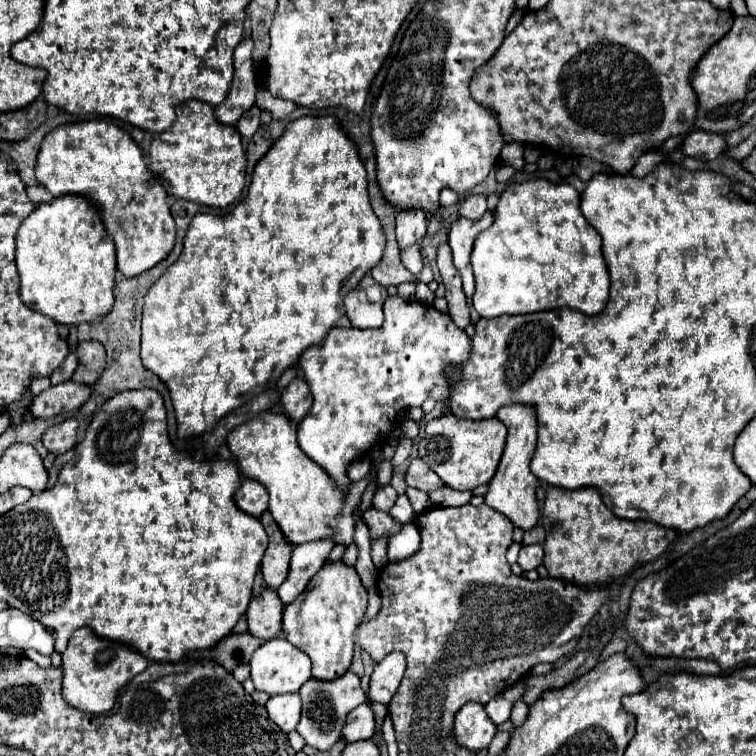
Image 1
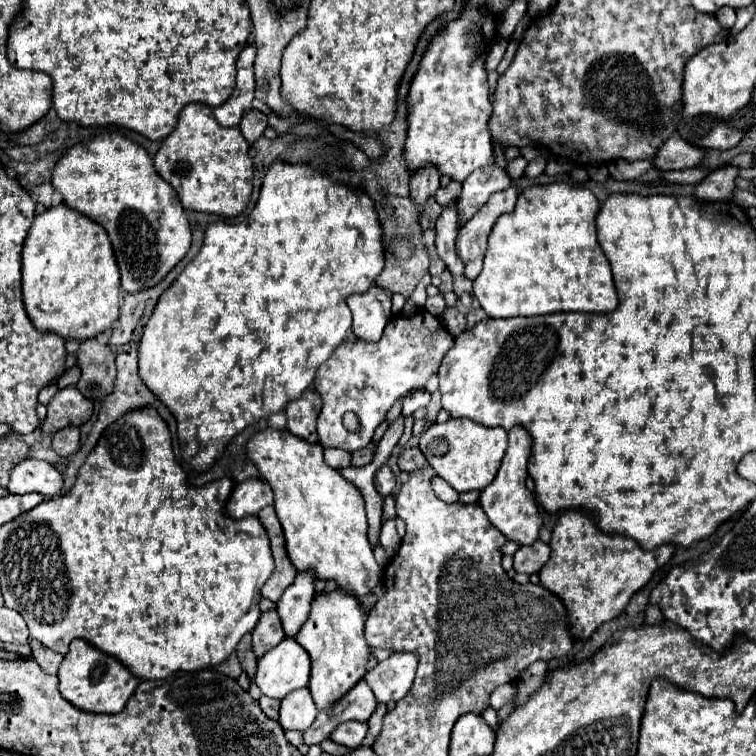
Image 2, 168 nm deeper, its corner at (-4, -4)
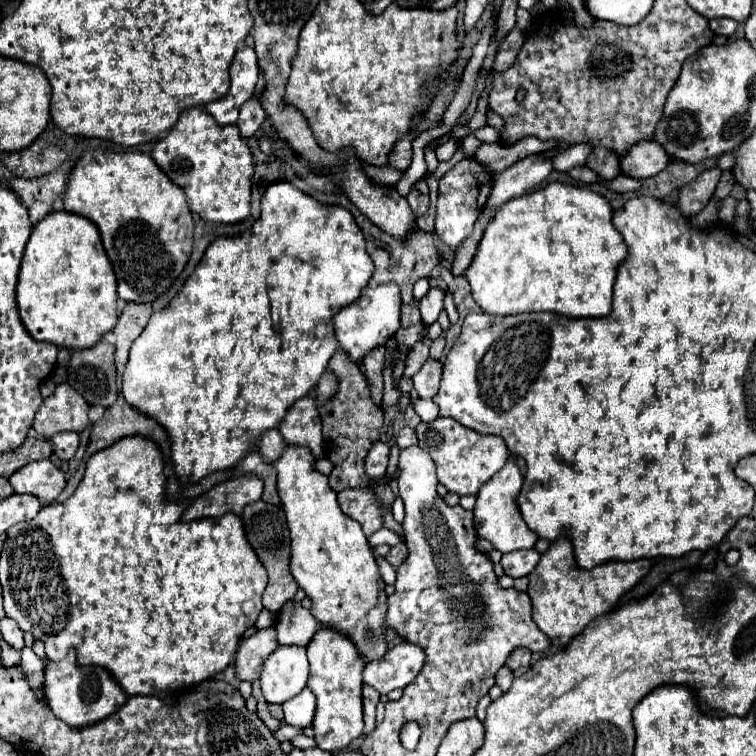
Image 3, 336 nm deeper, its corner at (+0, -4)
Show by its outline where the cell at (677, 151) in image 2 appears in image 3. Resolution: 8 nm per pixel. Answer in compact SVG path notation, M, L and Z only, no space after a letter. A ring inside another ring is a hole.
M643 141L621 157L621 173L635 179L647 179L661 173L671 161L671 155L661 143Z

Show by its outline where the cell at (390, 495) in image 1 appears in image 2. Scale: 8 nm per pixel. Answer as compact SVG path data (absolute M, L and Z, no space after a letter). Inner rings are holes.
M387 465L377 469L377 473L375 473L375 489L379 491L381 497L387 497L387 495L393 493L393 489L395 489L395 475L393 475L393 471Z

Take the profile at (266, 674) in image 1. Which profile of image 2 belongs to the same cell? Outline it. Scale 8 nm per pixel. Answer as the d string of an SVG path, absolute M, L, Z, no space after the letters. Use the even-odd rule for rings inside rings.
M283 639L259 659L255 683L263 695L281 701L287 693L309 685L309 663L309 653L295 639Z

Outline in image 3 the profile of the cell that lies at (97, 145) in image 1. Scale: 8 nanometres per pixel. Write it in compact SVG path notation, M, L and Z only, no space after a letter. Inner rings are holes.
M87 149L69 171L63 205L65 211L83 215L97 225L117 275L119 297L125 301L157 299L173 285L191 255L193 217L187 211L187 199L147 153Z

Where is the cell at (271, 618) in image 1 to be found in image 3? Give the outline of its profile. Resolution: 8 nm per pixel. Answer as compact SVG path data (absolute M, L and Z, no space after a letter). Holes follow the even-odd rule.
M265 627L247 637L235 657L235 667L237 667L237 677L241 681L255 681L259 679L263 661L267 659L269 653L273 653L279 647L277 643L277 633L275 627Z

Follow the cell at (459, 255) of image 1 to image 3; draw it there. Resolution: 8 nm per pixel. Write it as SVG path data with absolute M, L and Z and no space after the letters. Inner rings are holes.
M537 155L525 157L493 177L491 195L485 203L485 211L497 211L503 203L525 195L537 187L553 171L549 159L539 159Z

